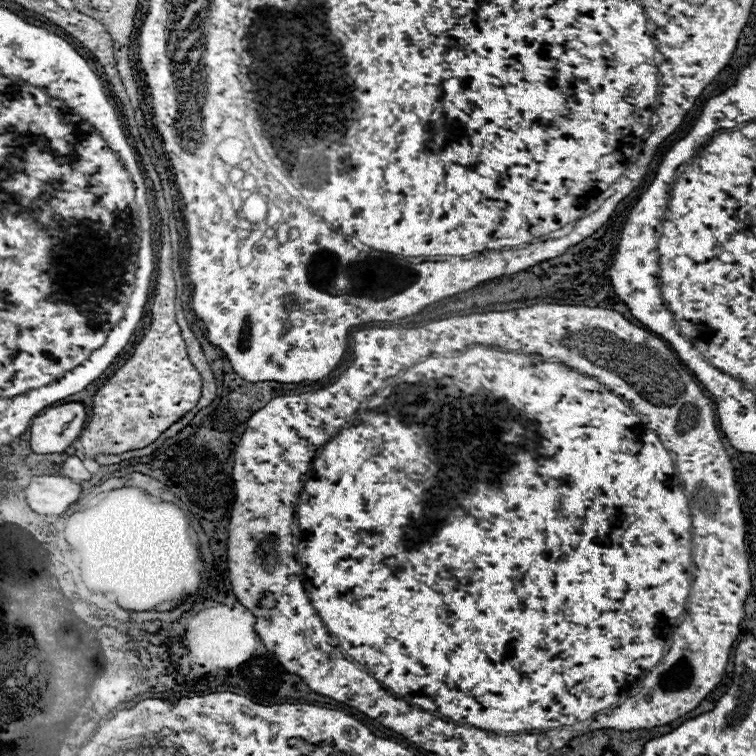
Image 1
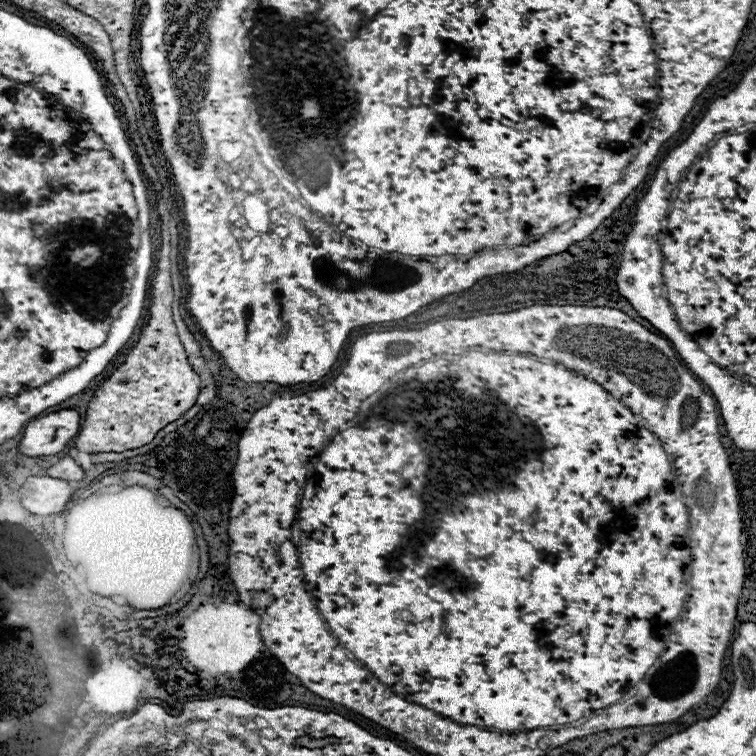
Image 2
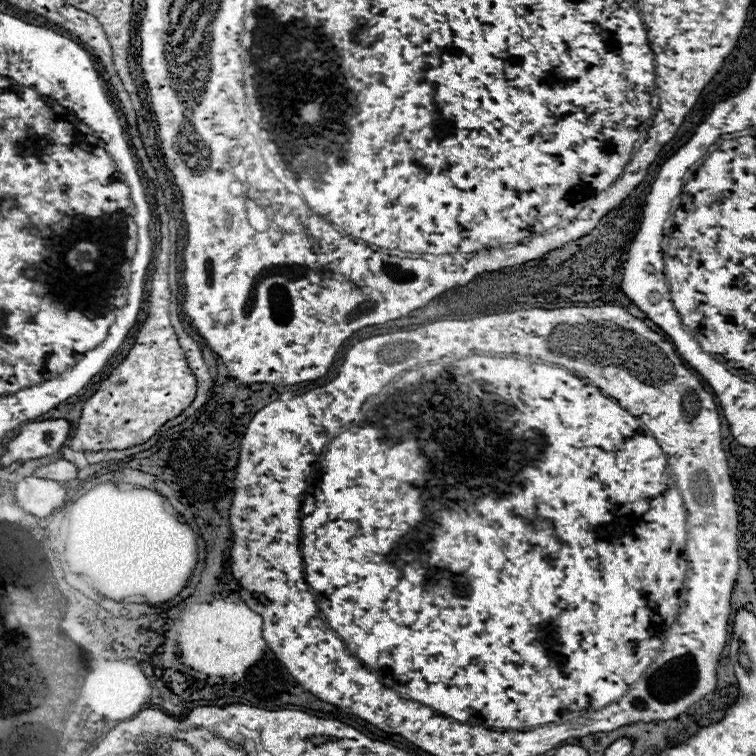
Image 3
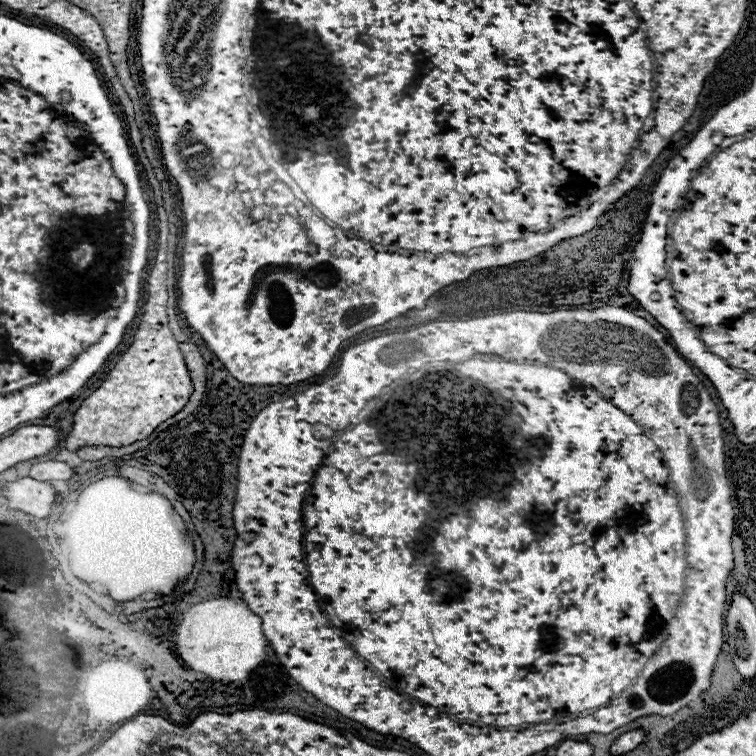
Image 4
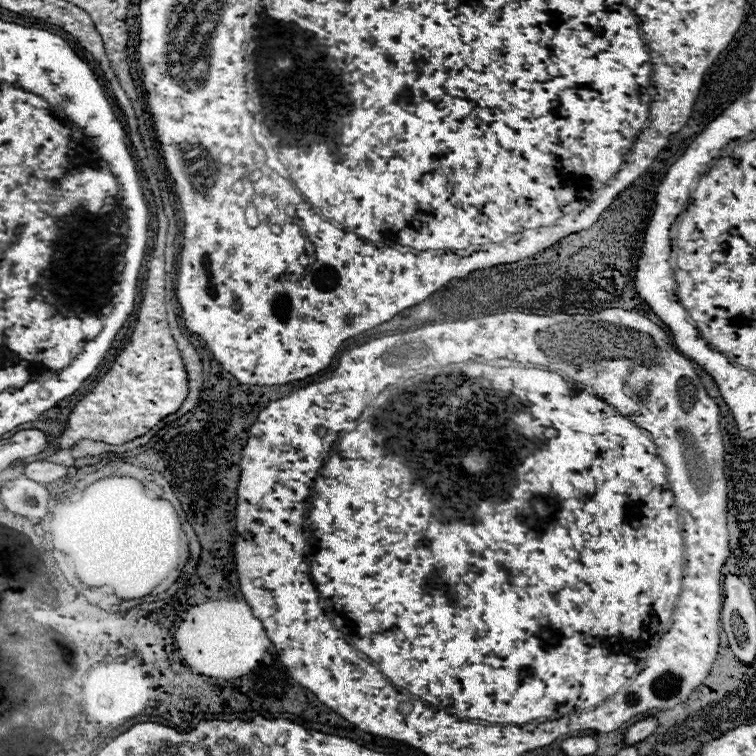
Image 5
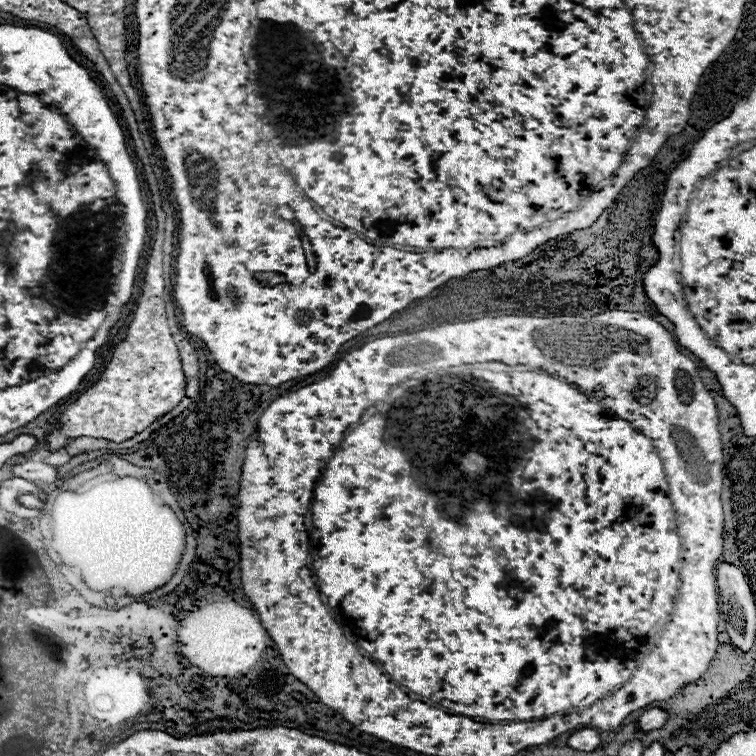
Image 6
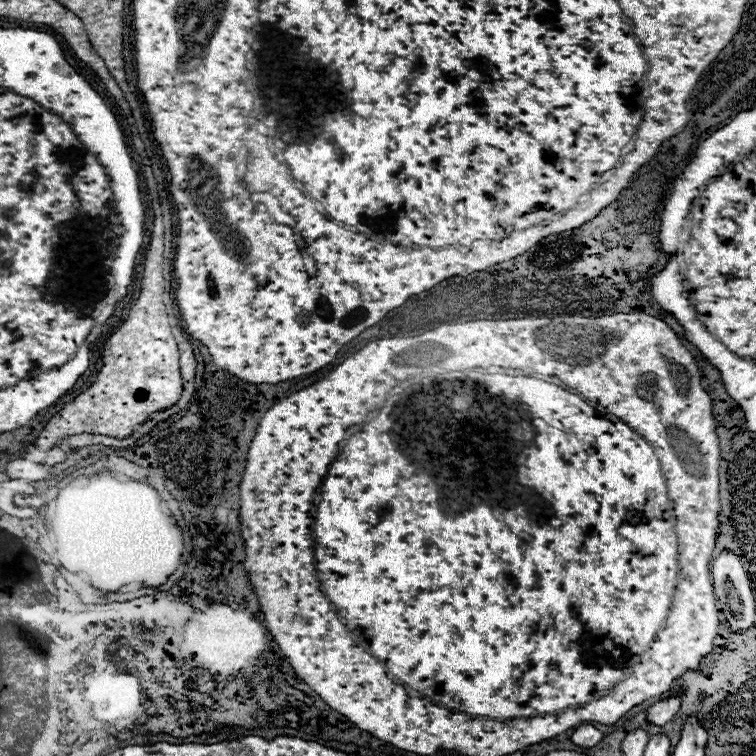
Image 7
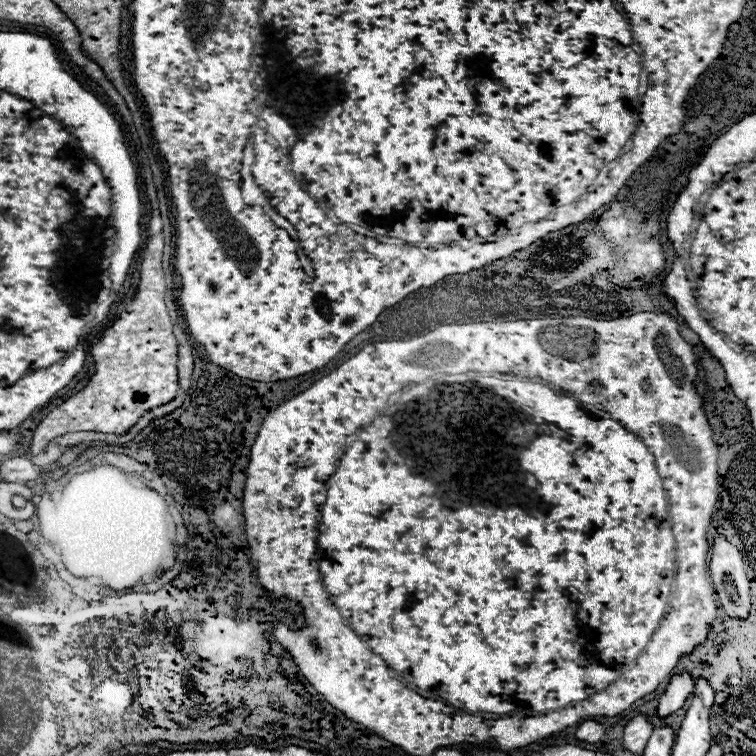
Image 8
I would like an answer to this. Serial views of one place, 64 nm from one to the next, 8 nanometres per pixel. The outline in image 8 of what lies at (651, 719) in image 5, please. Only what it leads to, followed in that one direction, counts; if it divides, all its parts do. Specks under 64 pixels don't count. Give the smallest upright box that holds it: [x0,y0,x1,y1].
[658,672,694,716]

